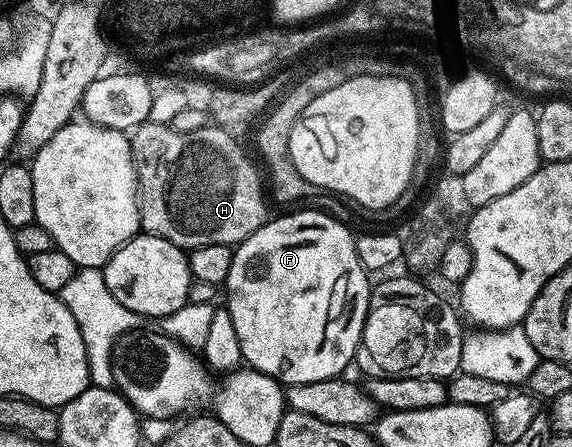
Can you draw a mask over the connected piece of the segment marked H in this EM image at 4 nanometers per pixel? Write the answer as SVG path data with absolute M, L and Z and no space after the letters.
M147 120L133 129L129 146L137 172L137 206L141 212L141 229L188 251L195 247L207 247L207 243L236 247L265 224L267 193L263 188L262 174L259 169L257 174L252 159L241 150L237 141L240 140L234 134L212 123L206 123L199 131L175 131L168 124Z

